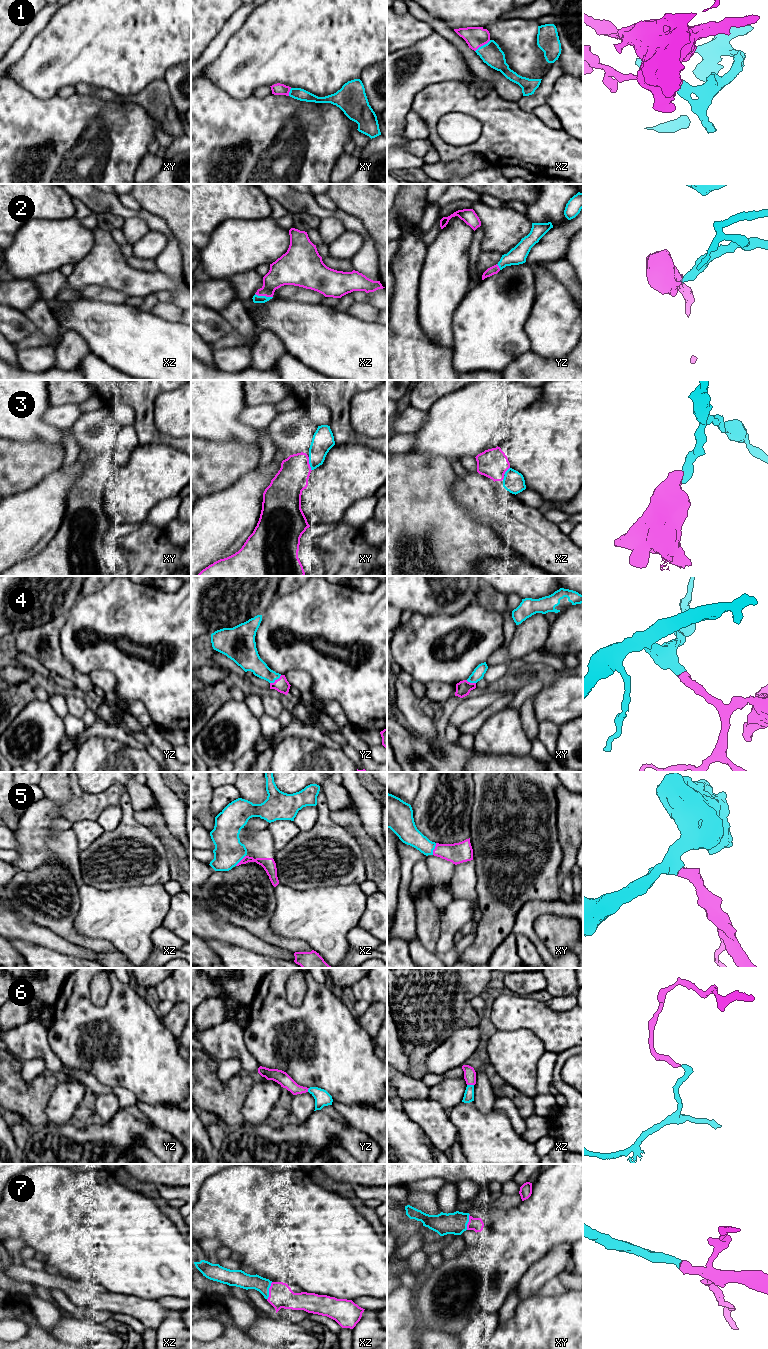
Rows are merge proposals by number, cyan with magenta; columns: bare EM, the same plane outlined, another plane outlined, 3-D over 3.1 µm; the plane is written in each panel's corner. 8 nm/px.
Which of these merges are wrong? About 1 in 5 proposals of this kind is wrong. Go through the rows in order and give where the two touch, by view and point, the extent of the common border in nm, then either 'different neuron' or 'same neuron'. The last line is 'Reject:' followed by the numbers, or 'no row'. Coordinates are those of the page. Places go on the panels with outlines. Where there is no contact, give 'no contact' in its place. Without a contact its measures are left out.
1: xz (483, 45) | 160 nm | same neuron
2: xz (264, 296) | 150 nm | same neuron
3: xy (309, 463) | 110 nm | different neuron
4: yz (275, 679) | 120 nm | same neuron
5: xy (433, 849) | 100 nm | same neuron
6: xz (470, 1085) | 60 nm | same neuron
7: xz (268, 1291) | 150 nm | same neuron
Reject: 3

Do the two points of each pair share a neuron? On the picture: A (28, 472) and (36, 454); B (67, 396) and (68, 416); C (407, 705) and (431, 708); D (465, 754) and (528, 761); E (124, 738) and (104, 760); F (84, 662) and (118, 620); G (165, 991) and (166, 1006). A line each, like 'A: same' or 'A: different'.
A: same
B: different
C: different
D: different
E: different
F: same
G: different

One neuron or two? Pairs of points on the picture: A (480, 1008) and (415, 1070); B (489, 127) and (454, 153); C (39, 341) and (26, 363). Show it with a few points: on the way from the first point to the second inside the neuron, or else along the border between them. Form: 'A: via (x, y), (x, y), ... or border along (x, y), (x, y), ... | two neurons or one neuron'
A: border along (476, 995), (471, 1000), (471, 1007), (480, 1019) | two neurons
B: via (486, 137), (476, 147), (464, 149) | one neuron
C: border along (51, 345), (24, 348), (18, 351) | two neurons

